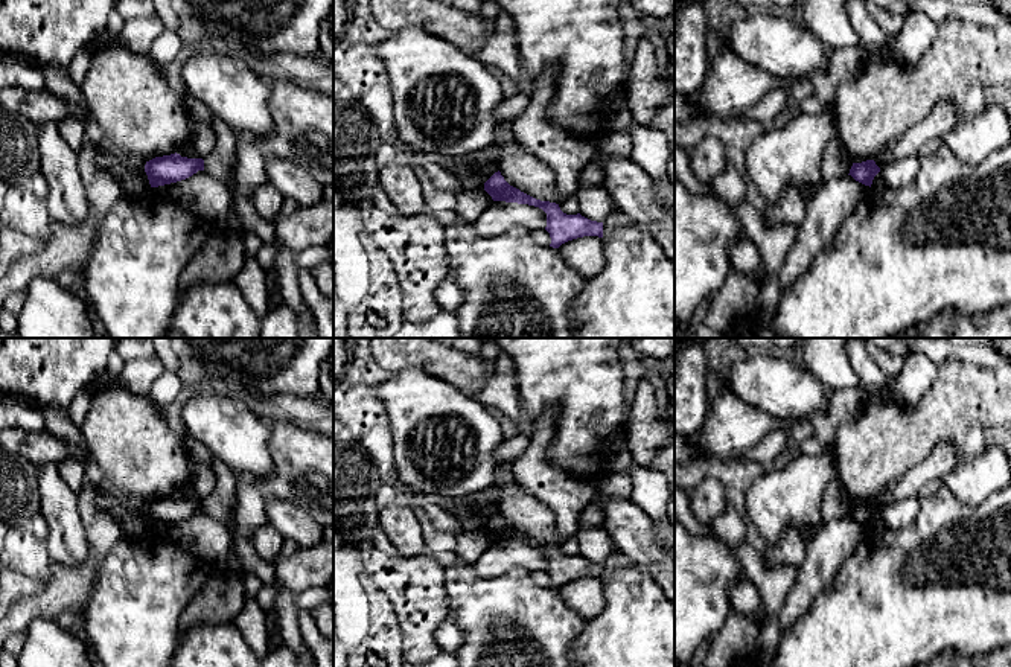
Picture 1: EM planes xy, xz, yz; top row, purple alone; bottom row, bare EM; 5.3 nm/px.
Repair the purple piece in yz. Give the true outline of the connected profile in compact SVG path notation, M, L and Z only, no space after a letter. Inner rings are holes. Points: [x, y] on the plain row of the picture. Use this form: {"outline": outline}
{"outline": "M866 501L862 504L853 504L850 515L856 522L869 527L872 525L874 518L880 513L880 509L874 501Z"}

